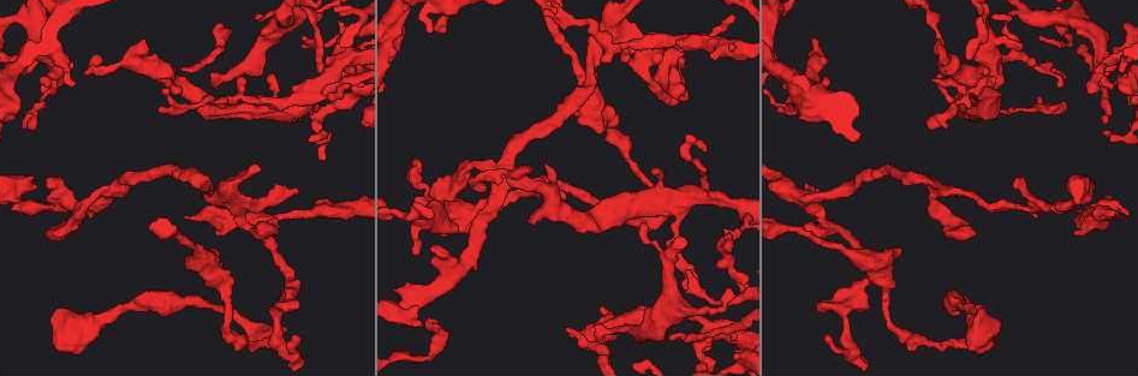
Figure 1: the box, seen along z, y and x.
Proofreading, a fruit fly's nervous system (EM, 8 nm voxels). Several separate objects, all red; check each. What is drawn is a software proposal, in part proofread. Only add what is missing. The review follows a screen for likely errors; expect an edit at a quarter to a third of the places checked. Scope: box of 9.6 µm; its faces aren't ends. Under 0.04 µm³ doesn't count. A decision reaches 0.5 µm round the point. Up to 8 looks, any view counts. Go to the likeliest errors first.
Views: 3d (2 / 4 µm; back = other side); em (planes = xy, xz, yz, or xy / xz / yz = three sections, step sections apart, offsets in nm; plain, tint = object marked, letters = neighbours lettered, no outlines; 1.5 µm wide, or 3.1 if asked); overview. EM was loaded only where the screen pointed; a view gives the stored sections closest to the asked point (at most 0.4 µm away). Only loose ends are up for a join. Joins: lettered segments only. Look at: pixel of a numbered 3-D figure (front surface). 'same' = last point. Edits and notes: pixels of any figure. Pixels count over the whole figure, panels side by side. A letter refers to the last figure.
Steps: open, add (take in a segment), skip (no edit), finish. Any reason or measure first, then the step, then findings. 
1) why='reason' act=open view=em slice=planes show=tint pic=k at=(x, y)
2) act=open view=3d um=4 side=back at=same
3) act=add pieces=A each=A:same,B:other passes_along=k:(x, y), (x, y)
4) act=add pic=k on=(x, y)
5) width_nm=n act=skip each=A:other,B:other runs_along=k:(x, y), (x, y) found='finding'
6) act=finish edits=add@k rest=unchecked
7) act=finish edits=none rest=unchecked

why='branch stops here' act=open view=em slice=xz step=8 show=letters pic=1 at=(328, 135)

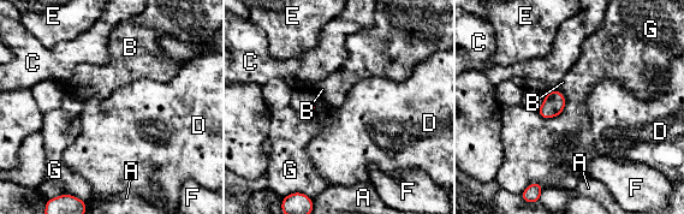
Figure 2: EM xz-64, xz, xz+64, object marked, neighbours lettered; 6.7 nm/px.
act=skip each=A:other,B:other,C:other,D:other,E:other,F:other,G:other border=2:(561, 91), (565, 108), (548, 119) found='no lettered segment goes on from it'

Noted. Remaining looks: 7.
why='an open end' act=open view=em slice=planes show=letters pic=1 at=(725, 236)

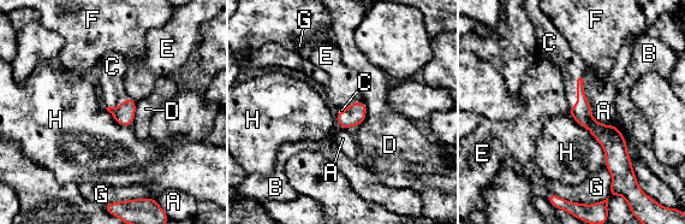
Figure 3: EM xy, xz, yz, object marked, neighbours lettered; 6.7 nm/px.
act=add pieces=C each=A:other,B:other,C:same,D:other,E:other,F:other,G:other,H:other passes_along=3:(582, 113), (577, 93), (571, 66) found='it goes on there'

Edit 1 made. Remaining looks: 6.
why='branch stops here' act=open view=em slice=planes show=letters pic=1 at=(734, 44)

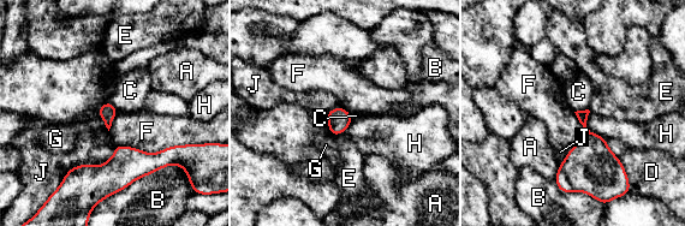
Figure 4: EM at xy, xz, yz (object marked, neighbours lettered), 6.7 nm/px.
act=skip each=A:other,B:other,C:other,D:other,E:other,F:other,G:other,H:other,J:other border=4:(195, 143), (154, 153), (115, 146) found='no lettered segment goes on from it'

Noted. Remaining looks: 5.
act=finish edits=add@3 rest=unchecked

